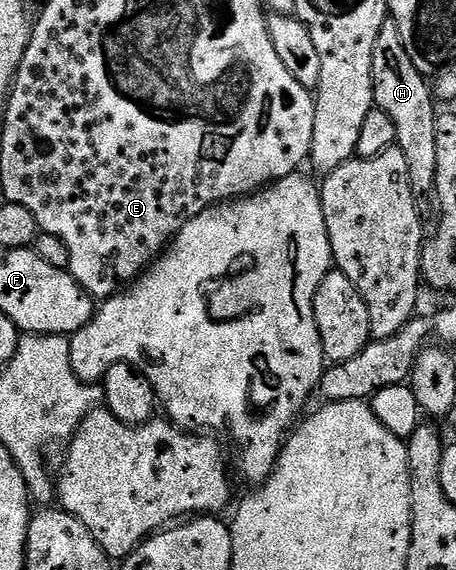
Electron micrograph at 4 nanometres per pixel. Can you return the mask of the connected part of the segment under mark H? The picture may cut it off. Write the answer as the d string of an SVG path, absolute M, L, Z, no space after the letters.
M387 20L374 43L374 105L386 111L394 122L396 131L395 148L402 151L406 158L406 167L410 171L410 187L417 199L433 192L438 167L438 142L436 141L436 115L438 102L434 96L429 78L414 67L414 59L406 55L402 35L398 35L398 23Z

